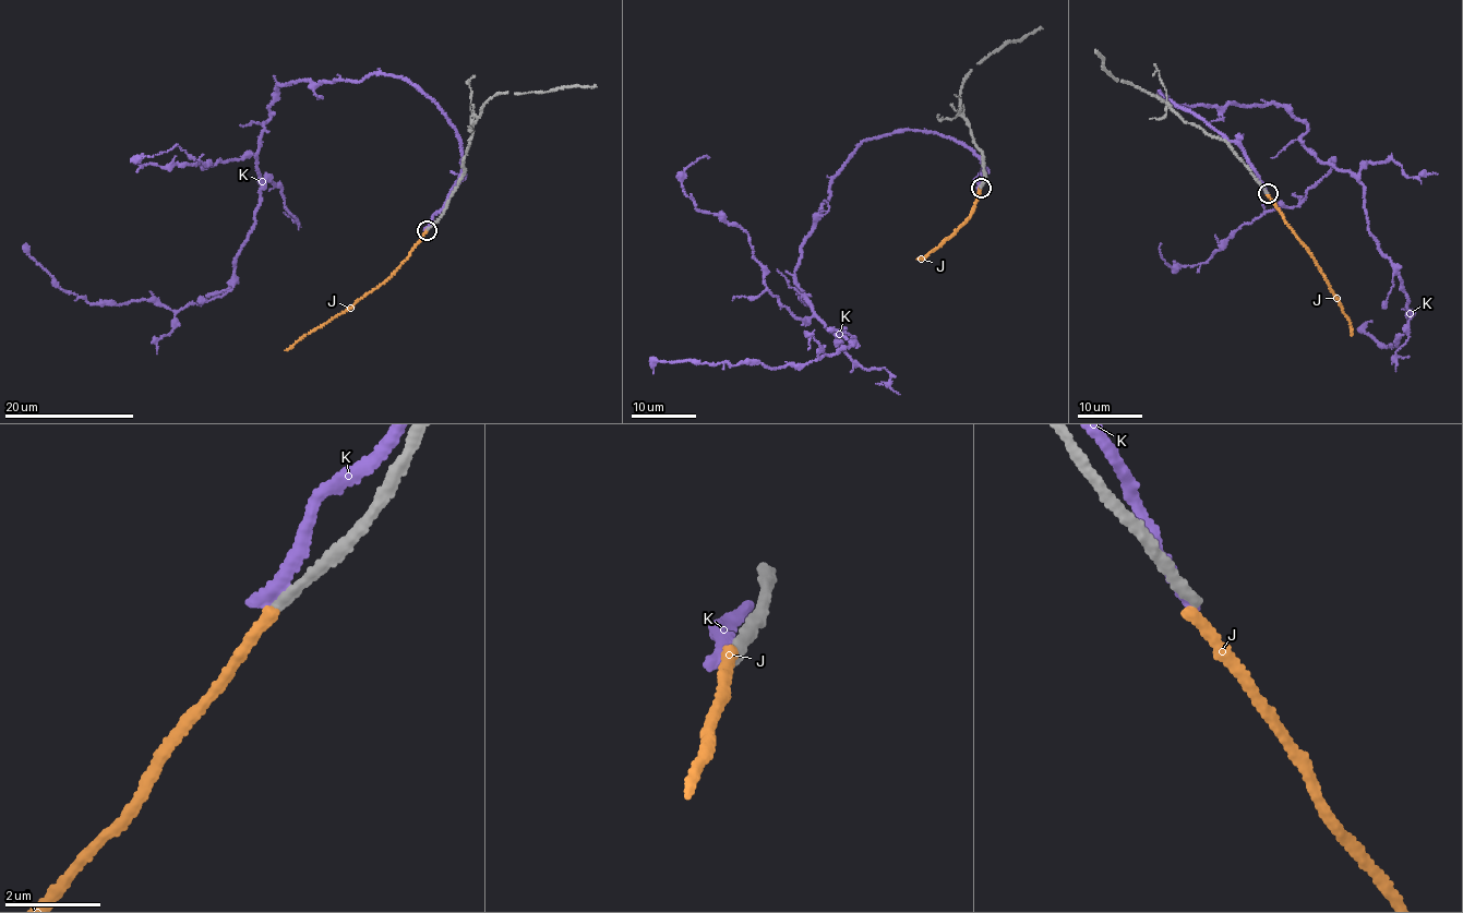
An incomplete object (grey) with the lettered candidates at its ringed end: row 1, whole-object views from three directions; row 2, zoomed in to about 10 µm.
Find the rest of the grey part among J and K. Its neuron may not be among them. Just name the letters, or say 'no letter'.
no letter

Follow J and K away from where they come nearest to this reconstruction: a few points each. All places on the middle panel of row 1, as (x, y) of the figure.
J: (980, 188), (967, 223), (927, 254), (916, 259)
K: (981, 185), (982, 160), (938, 132), (865, 139), (794, 272), (813, 314), (853, 343), (652, 373)

